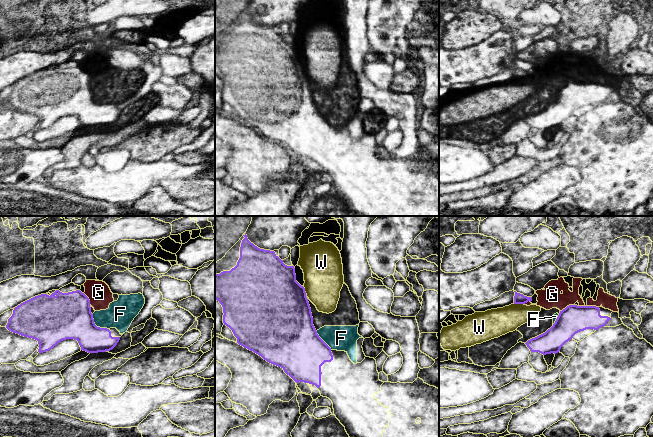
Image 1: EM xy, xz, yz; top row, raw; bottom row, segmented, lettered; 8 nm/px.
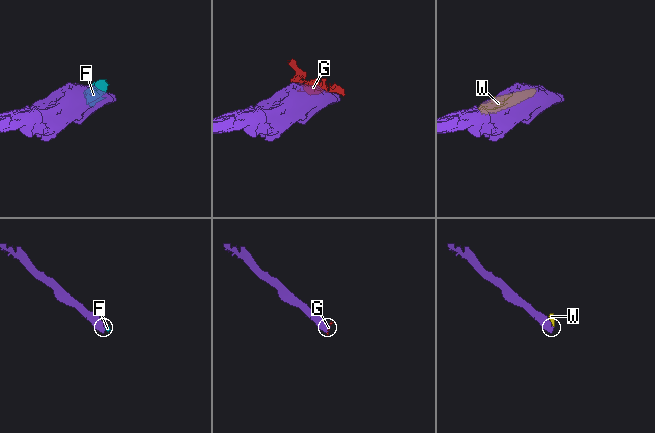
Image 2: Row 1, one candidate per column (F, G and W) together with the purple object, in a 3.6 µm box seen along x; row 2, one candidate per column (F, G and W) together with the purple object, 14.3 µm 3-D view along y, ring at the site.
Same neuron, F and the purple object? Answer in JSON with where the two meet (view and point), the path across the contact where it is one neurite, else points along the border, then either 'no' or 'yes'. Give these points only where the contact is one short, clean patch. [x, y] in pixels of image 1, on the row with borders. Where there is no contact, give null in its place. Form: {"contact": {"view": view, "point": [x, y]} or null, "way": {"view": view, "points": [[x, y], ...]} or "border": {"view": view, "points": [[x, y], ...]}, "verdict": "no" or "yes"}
{"contact": {"view": "xy", "point": [96, 326]}, "border": {"view": "xy", "points": [[92, 314], [93, 321], [97, 326], [108, 329]]}, "verdict": "no"}

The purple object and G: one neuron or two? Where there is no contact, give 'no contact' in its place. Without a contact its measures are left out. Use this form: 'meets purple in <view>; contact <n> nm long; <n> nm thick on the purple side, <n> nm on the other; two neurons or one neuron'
meets purple in yz; contact 130 nm long; 220 nm thick on the purple side, 170 nm on the other; two neurons

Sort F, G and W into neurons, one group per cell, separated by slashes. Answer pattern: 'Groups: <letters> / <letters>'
Groups: F W / G

